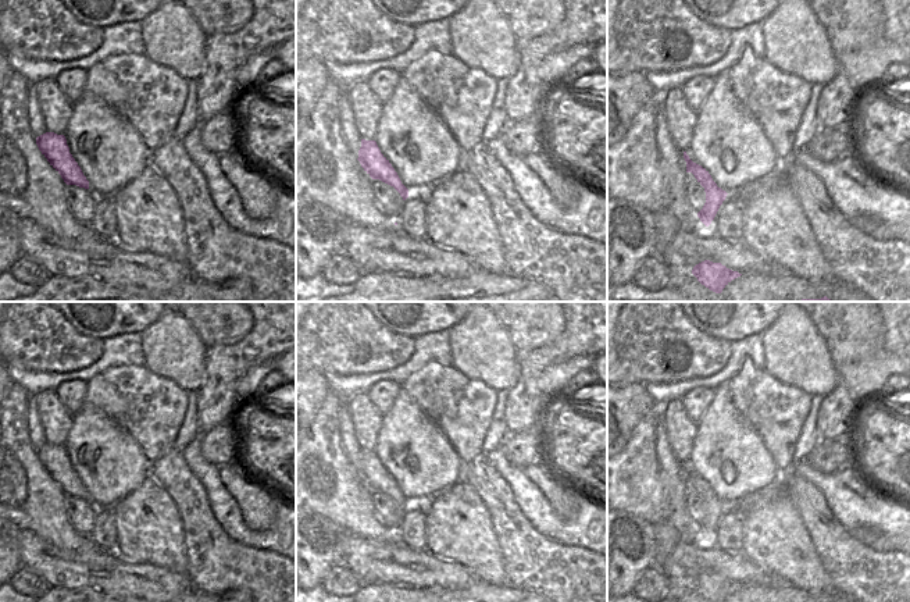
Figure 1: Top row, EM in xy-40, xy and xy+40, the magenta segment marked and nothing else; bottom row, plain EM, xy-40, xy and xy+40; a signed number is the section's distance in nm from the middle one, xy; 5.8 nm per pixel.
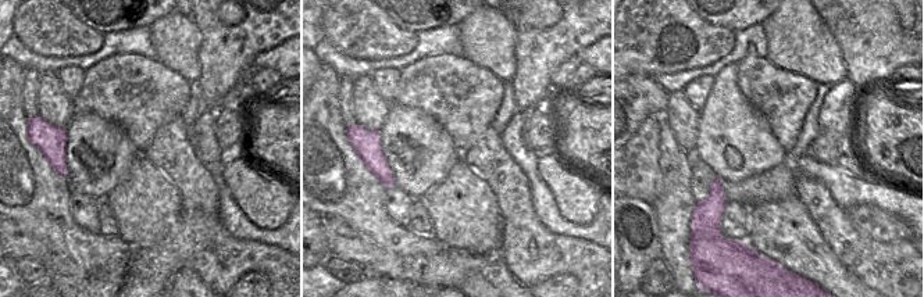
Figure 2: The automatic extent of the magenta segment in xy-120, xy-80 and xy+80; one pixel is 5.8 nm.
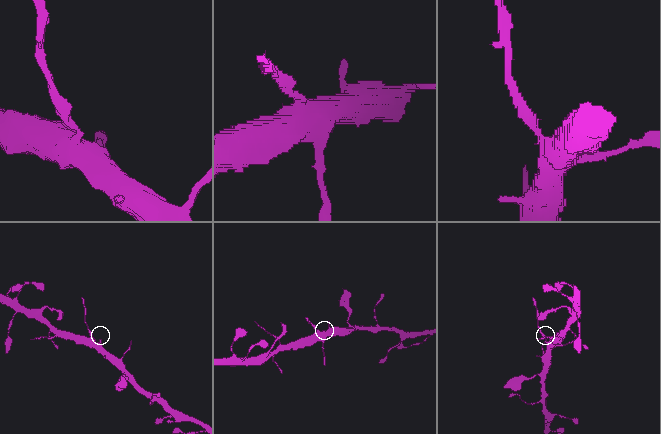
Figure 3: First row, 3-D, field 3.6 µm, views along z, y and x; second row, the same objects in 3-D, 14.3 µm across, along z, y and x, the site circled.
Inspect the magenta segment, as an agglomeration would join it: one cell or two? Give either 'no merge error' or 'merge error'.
merge error

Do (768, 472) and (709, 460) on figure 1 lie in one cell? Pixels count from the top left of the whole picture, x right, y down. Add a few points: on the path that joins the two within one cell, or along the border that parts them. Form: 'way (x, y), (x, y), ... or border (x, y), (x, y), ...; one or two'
way (753, 469), (735, 469), (724, 460); one

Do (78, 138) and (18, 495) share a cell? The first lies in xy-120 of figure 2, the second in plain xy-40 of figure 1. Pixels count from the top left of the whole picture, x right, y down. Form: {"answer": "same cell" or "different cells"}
{"answer": "different cells"}

